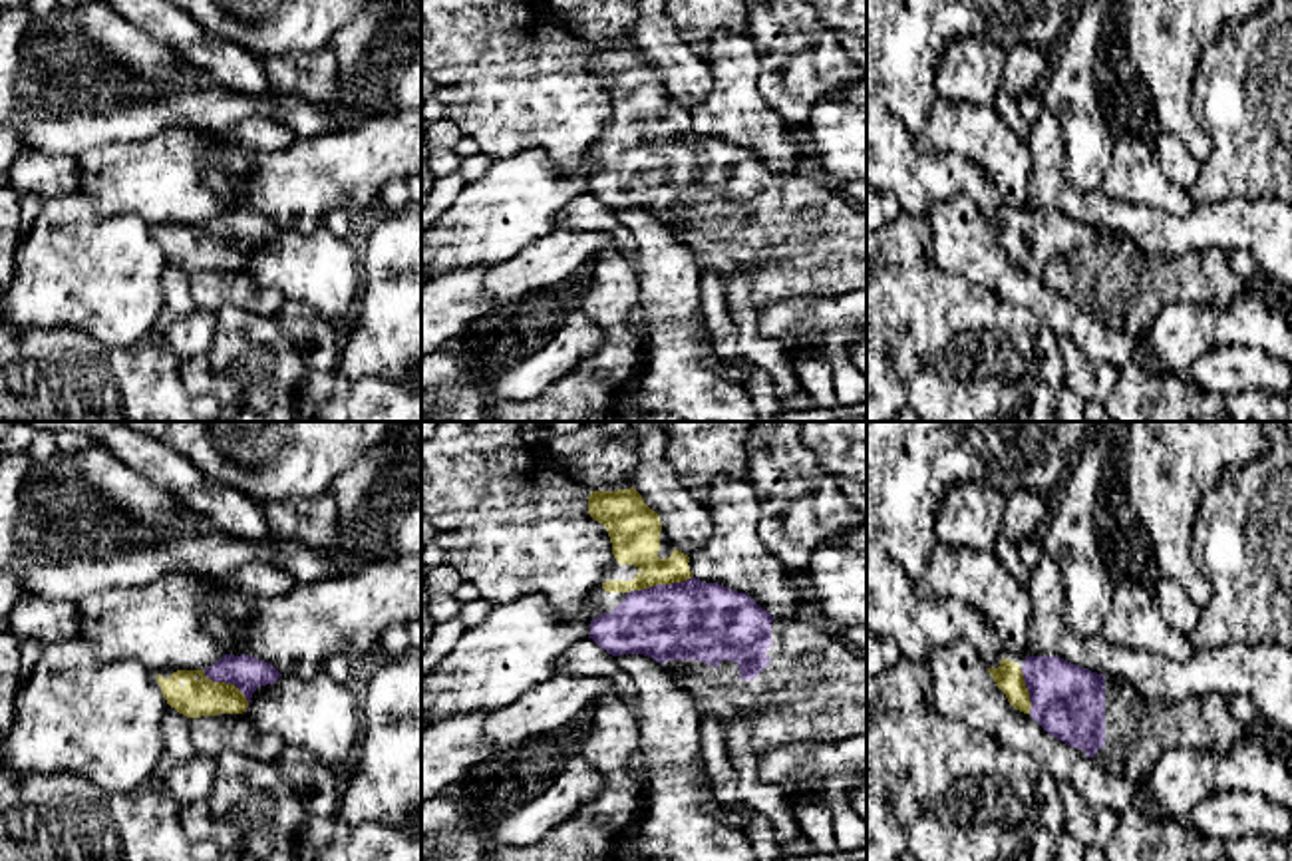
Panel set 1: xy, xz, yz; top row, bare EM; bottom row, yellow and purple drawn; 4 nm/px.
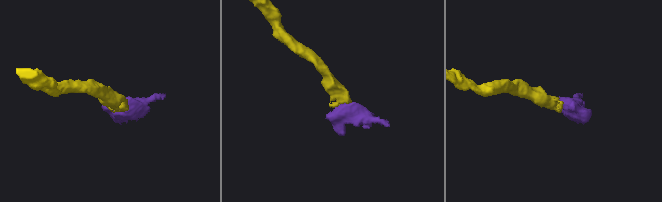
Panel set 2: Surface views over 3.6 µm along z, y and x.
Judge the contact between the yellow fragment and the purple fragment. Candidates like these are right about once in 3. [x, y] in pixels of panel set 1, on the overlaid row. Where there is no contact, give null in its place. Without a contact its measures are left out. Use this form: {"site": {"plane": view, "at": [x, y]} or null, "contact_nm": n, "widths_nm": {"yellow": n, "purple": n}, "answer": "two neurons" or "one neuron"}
{"site": {"plane": "xz", "at": [660, 583]}, "contact_nm": 280, "widths_nm": {"yellow": 220, "purple": 320}, "answer": "one neuron"}

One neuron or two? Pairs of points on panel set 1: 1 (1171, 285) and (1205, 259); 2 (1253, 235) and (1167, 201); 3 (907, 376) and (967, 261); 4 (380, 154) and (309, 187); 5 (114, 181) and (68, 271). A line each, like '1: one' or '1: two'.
1: one
2: two
3: two
4: one
5: two

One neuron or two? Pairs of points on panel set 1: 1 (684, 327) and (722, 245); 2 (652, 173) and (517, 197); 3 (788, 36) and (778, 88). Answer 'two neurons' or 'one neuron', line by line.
1: two neurons
2: two neurons
3: one neuron

